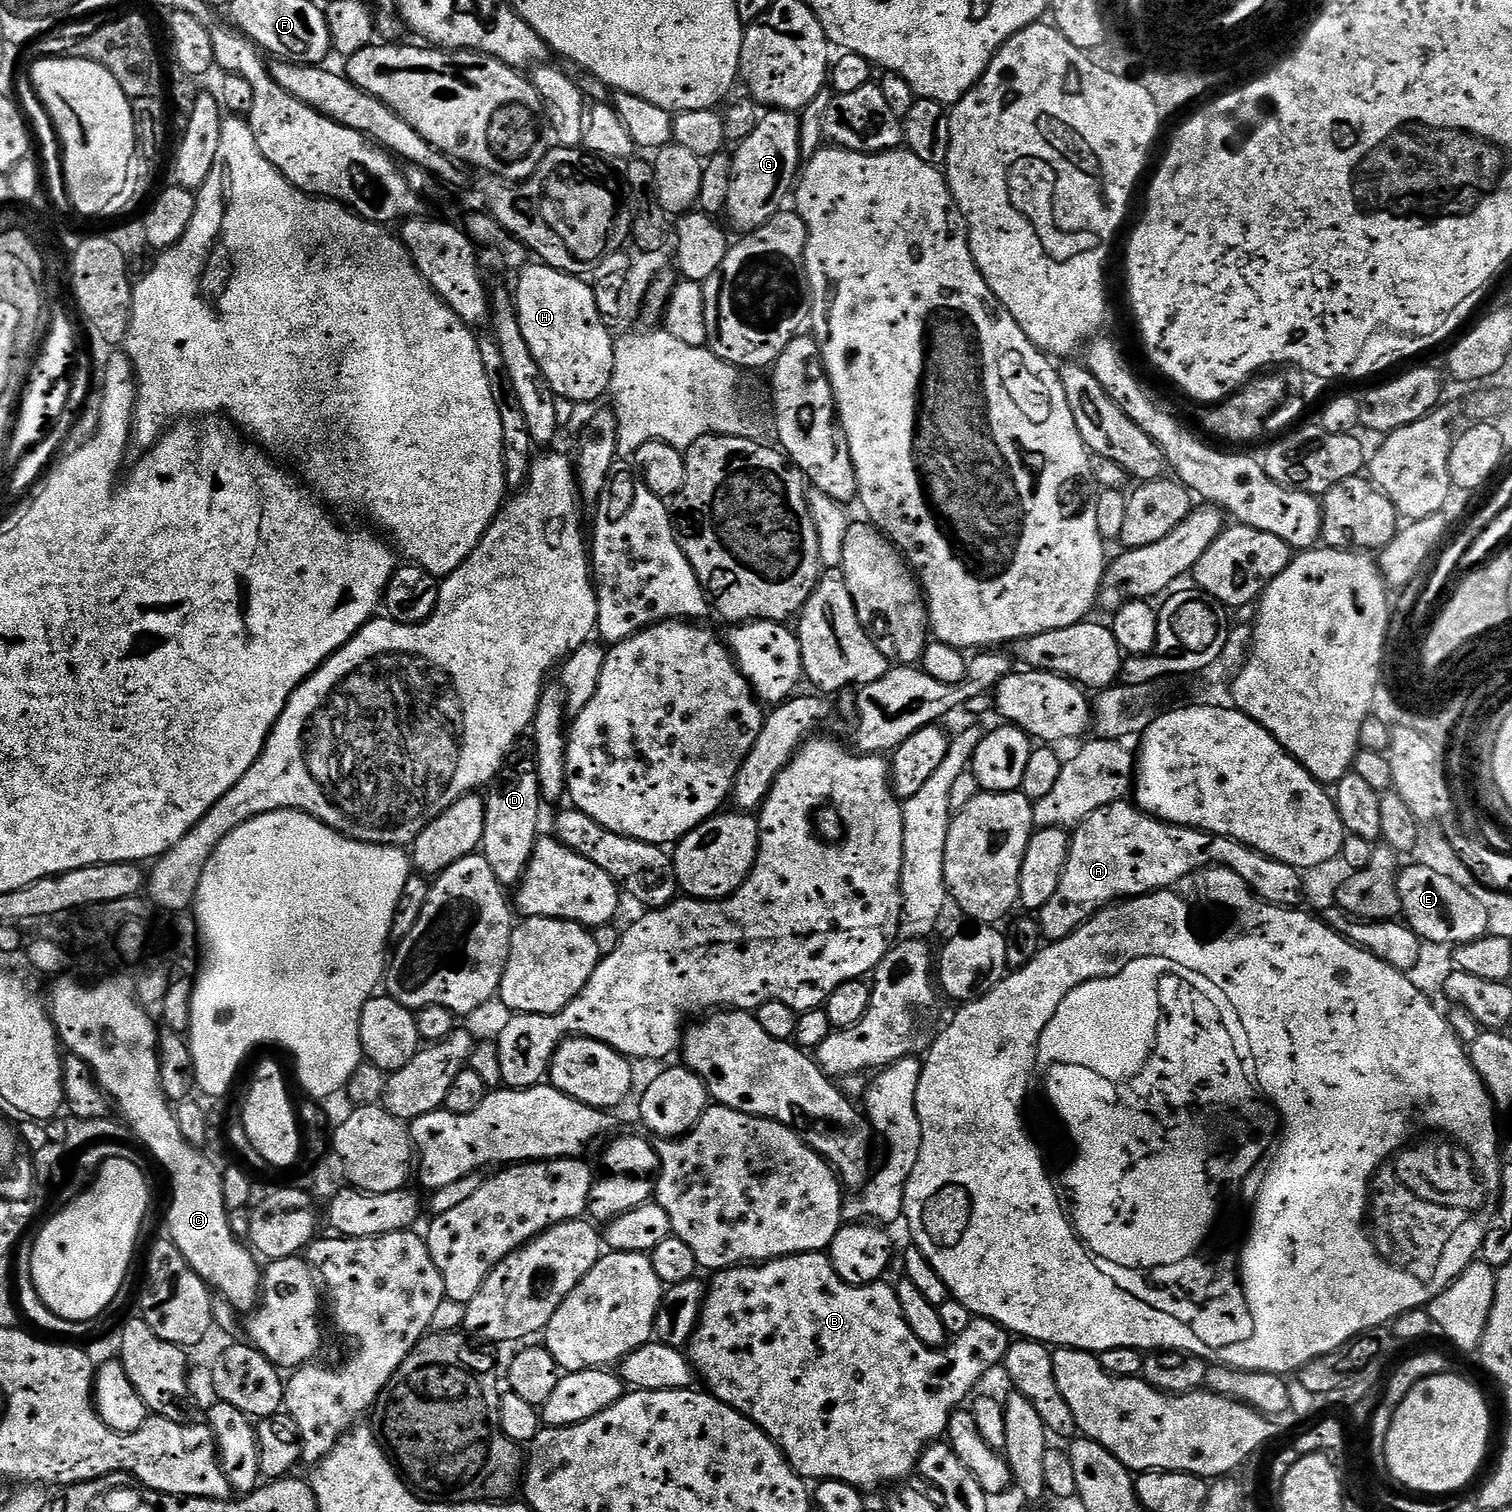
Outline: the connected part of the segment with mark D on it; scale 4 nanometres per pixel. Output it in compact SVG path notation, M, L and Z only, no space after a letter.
M524 742L517 743L500 769L500 775L487 785L484 796L484 833L480 848L490 862L490 870L494 870L494 878L505 886L519 885L525 869L532 857L532 851L538 839L536 827L540 824L540 783L536 773L536 754Z

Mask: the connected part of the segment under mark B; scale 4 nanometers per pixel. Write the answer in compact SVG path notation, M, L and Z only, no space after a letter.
M803 1252L797 1256L779 1256L777 1260L765 1260L755 1266L737 1266L715 1273L704 1297L704 1306L700 1309L700 1320L696 1323L696 1333L686 1348L686 1355L692 1361L697 1377L704 1379L703 1387L714 1398L726 1406L738 1410L743 1416L749 1416L788 1459L788 1464L803 1476L805 1481L841 1480L850 1486L871 1494L875 1488L888 1484L891 1480L904 1482L911 1472L917 1471L920 1455L937 1443L947 1433L948 1423L953 1412L961 1407L964 1399L977 1391L977 1384L991 1368L999 1365L1008 1353L1010 1333L1007 1328L995 1324L993 1320L974 1318L962 1334L955 1337L943 1350L928 1348L914 1336L907 1325L899 1306L898 1294L891 1283L848 1284L837 1274L824 1252Z

